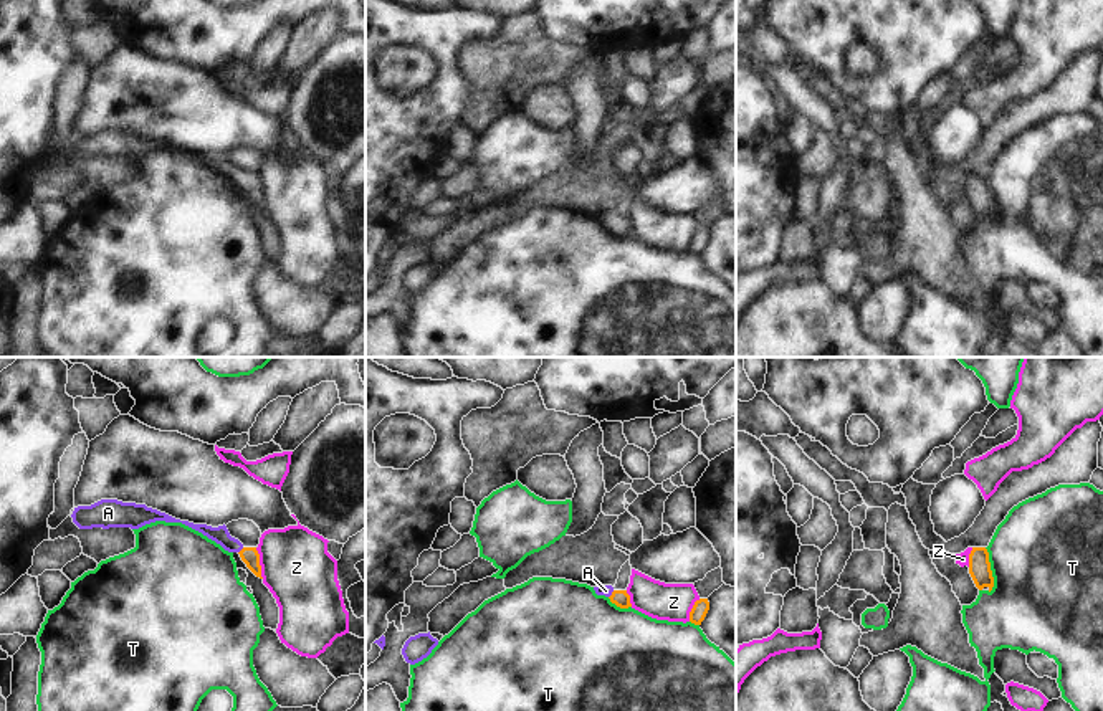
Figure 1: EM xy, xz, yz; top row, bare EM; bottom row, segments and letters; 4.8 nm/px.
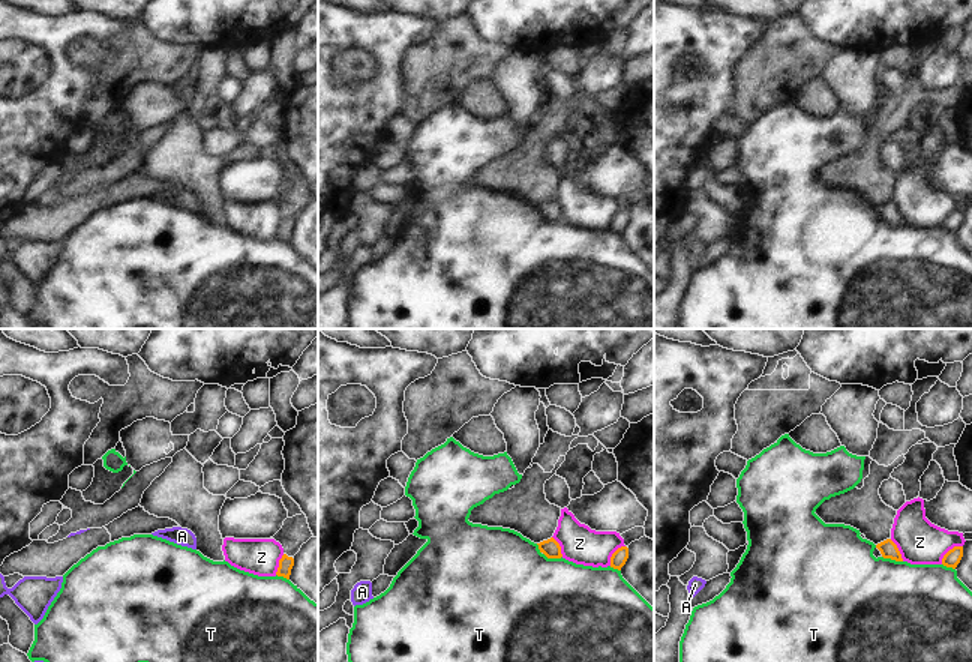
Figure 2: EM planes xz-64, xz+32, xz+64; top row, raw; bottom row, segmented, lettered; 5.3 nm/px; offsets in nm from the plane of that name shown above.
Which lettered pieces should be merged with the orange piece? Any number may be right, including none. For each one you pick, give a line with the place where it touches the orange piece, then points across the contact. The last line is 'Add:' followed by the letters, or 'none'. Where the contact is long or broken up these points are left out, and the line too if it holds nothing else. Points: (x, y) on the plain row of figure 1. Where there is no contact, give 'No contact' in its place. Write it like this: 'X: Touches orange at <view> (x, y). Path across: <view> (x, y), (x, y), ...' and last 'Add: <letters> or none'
A: Touches orange at xz (612, 224). Path across: xz (619, 227), (612, 224), (606, 220)
Add: A.

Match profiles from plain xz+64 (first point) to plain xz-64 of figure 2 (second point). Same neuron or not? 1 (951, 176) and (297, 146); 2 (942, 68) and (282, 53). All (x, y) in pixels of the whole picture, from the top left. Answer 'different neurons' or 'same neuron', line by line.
1: different neurons
2: different neurons

